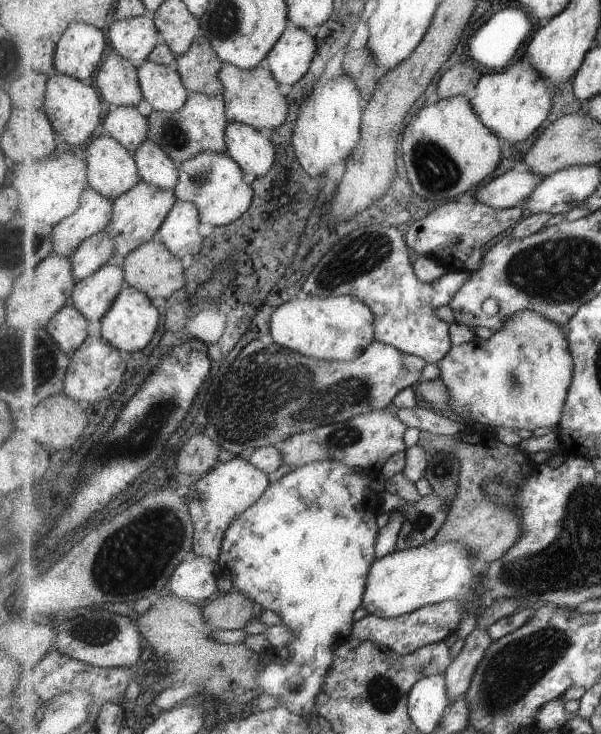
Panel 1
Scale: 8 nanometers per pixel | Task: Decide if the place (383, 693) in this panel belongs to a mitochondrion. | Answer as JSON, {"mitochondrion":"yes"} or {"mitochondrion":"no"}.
{"mitochondrion":"yes"}

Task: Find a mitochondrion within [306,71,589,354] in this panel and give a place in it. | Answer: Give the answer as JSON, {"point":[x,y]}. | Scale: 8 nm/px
{"point":[364,253]}

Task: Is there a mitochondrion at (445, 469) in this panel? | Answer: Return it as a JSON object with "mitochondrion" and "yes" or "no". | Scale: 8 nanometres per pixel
{"mitochondrion":"yes"}

